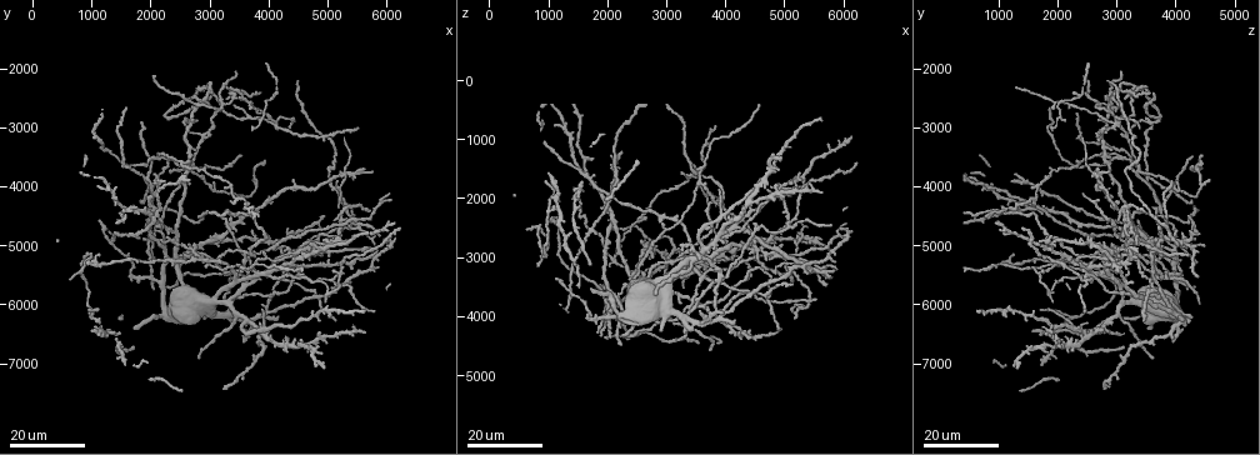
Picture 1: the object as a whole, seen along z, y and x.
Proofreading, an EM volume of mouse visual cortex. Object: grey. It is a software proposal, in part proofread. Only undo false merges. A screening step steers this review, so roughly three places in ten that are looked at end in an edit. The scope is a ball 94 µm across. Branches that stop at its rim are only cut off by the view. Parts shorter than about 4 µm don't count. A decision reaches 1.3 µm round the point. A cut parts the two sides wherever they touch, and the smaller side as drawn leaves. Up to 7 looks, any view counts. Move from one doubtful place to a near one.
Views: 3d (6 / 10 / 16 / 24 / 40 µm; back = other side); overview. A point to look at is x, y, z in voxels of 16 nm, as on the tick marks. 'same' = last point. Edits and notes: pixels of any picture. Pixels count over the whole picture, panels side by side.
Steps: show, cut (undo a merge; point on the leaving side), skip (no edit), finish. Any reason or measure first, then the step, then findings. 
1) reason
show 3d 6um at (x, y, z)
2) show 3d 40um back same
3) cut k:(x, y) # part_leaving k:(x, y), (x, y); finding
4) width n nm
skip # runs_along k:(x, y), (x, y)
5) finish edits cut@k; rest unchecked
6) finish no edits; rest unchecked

side arm on a straight run
show 3d 16um at (4650, 4950, 3250)

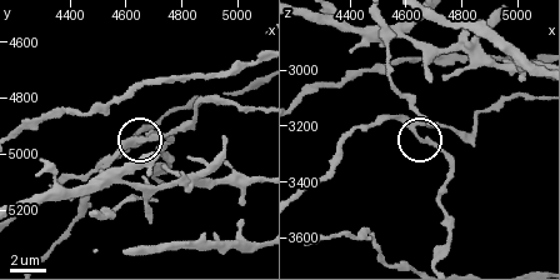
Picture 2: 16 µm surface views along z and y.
show 3d 6um at (4630, 4950, 3200)

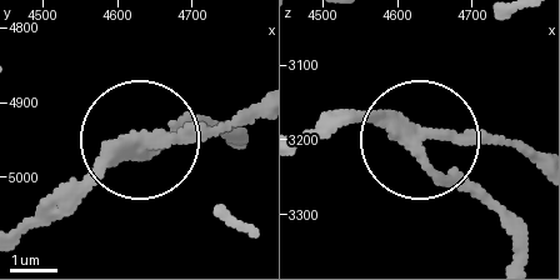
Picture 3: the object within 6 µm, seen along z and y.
other side
show 3d 6um back at (4630, 4960, 3200)

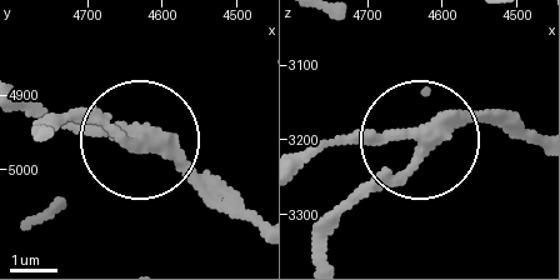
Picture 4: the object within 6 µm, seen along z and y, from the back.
arms 3
skip # runs_along 4:(531, 141), (484, 121), (436, 125), (333, 225); one cell here

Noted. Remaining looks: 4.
four arms meet
show 3d 24um at (3550, 5400, 1700)

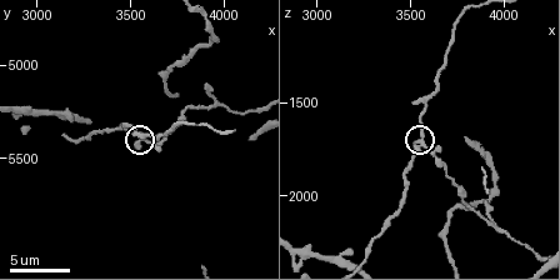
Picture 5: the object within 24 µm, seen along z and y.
show 3d 6um same

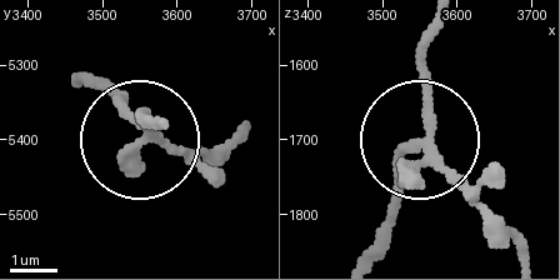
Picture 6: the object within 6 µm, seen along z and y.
side_arm 32 um
skip # continuous, no second cell

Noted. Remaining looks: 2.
arms part here
show 3d 24um at (4000, 5450, 2550)

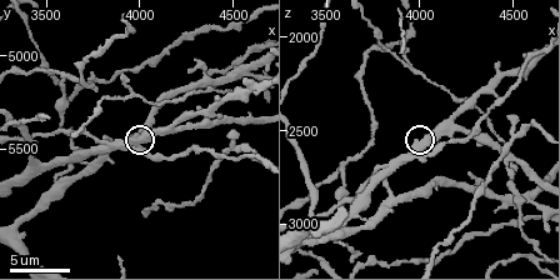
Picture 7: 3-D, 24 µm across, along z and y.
closer look
show 3d 6um at (3980, 5460, 2620)

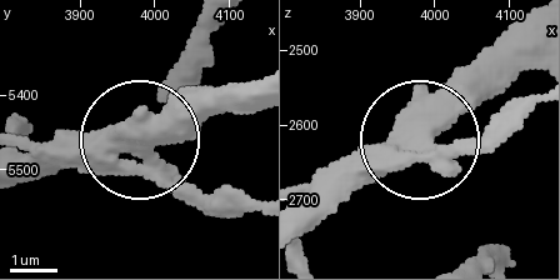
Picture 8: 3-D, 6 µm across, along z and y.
width 430 nm
skip # one cell here

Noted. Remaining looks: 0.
finish no edits; rest unchecked

